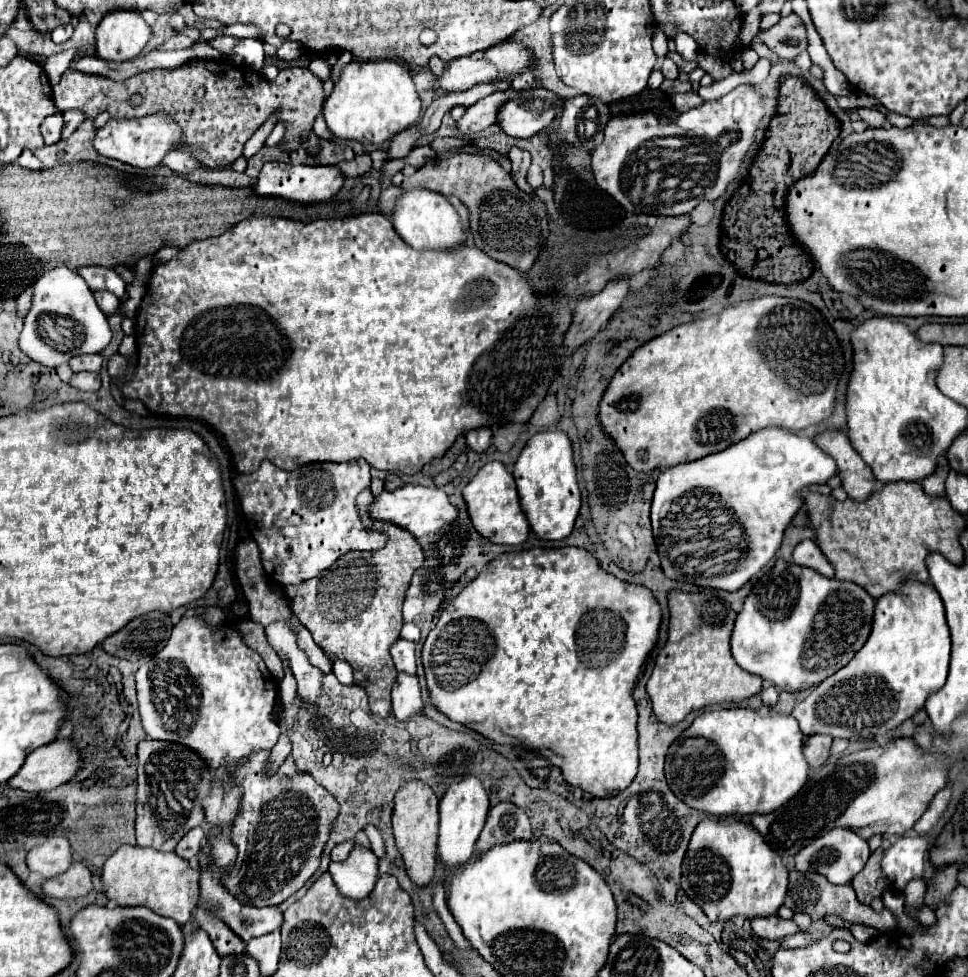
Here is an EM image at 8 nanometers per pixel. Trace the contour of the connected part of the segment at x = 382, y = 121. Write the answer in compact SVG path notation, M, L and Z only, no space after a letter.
M354 59L354 61L350 61L342 69L338 81L334 83L332 93L328 95L328 99L324 103L324 119L326 119L332 135L338 139L354 139L364 145L372 143L376 147L384 145L396 133L408 129L410 125L414 125L420 119L420 99L414 89L414 81L412 81L408 65L402 65L402 63L396 63L390 59L384 59L384 61L358 61L358 59Z

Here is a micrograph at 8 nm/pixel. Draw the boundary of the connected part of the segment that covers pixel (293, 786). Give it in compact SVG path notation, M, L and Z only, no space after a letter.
M260 751L258 755L252 755L246 765L242 765L236 771L236 781L244 787L242 797L242 817L236 819L232 827L232 841L238 847L238 861L234 865L234 871L230 871L224 877L224 887L234 893L234 897L246 905L254 907L268 907L268 905L280 905L290 895L294 895L320 867L322 851L328 843L328 837L332 833L334 821L338 817L340 805L338 801L322 787L318 785L308 773L298 773L292 757L288 757L280 771L274 777L264 777L262 771L268 763L268 751Z

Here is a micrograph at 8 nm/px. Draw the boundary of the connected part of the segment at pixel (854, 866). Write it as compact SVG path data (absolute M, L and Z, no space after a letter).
M834 829L822 837L814 839L810 845L806 845L806 849L798 851L794 855L794 861L796 861L794 869L800 873L824 875L834 885L846 885L852 881L852 877L856 873L860 873L860 869L866 865L868 857L870 857L870 849L862 837L852 833L850 829Z

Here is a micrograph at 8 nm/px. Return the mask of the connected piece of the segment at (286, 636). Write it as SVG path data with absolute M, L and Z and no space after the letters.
M272 623L266 627L268 643L280 657L288 657L290 661L306 661L304 651L298 649L294 633L288 629L286 623Z

